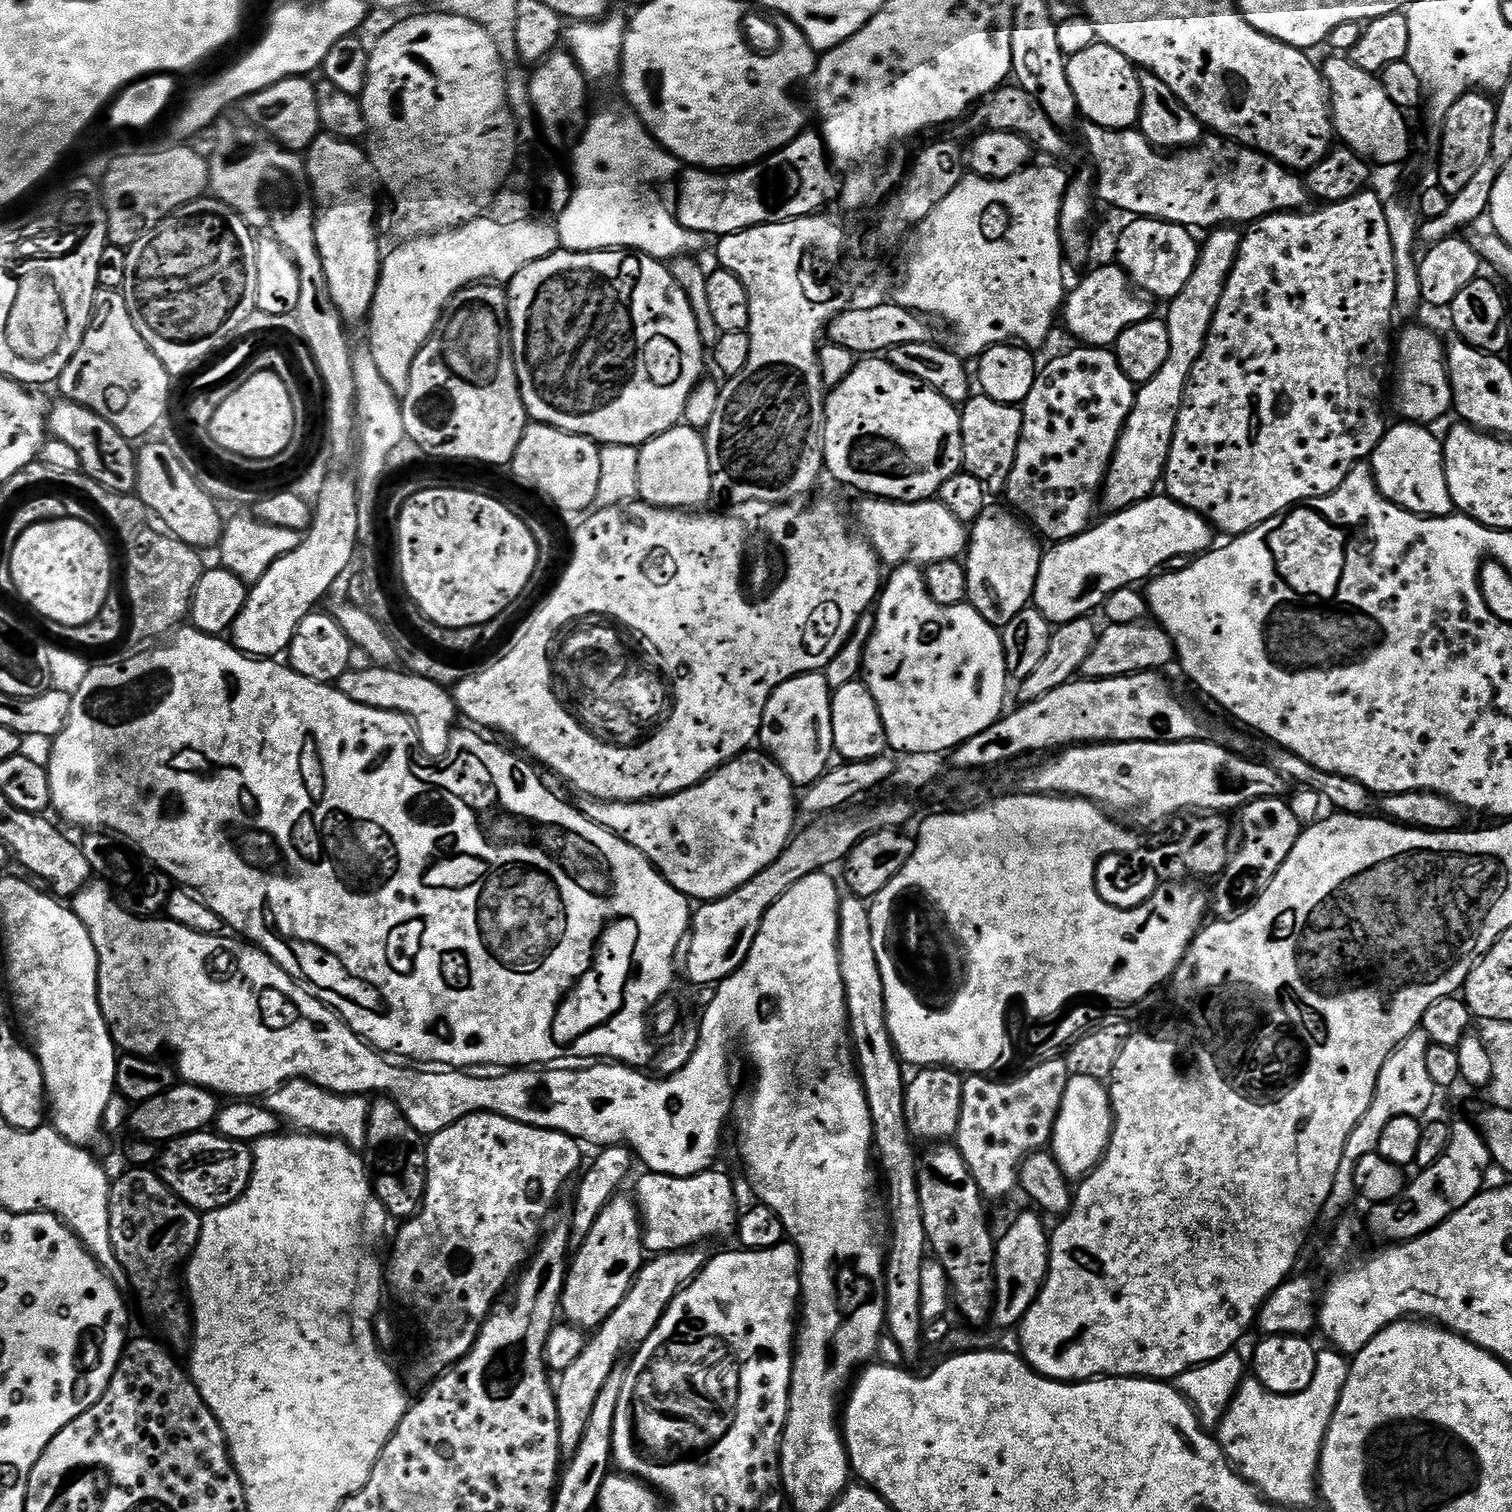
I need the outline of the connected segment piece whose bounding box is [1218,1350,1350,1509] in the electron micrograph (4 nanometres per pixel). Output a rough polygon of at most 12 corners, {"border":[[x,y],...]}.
{"border":[[1321,1351],[1298,1394],[1245,1379],[1218,1425],[1228,1463],[1284,1508],[1318,1500],[1348,1382]]}

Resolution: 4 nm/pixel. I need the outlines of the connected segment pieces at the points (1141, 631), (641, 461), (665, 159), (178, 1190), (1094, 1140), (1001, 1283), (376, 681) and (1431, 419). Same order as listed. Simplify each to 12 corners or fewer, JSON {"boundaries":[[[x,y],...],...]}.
{"boundaries":[[[1155,622],[1108,624],[1085,680],[1164,670],[1176,646]],[[677,426],[639,445],[638,496],[700,510],[714,496],[704,436]],[[631,107],[591,117],[565,252],[700,252],[655,184],[680,161]],[[205,1130],[167,1141],[158,1175],[197,1212],[230,1206],[251,1147]],[[1073,1076],[1050,1151],[1083,1178],[1112,1137],[1112,1100],[1099,1080]],[[1024,1212],[996,1240],[991,1319],[1015,1329],[1044,1289],[1049,1229]],[[396,666],[348,669],[350,702],[400,712],[443,757],[458,720],[447,687]],[[1428,328],[1394,344],[1396,408],[1435,425],[1452,408],[1446,344]]]}

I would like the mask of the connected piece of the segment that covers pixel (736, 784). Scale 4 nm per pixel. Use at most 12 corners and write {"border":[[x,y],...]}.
{"border":[[763,750],[657,800],[581,799],[692,902],[766,870],[798,792]]}

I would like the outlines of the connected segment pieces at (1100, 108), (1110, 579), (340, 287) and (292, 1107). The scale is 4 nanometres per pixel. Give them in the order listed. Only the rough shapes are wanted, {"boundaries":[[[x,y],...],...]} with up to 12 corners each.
{"boundaries":[[[1099,42],[1067,57],[1087,123],[1139,125],[1141,73]],[[1167,494],[1043,553],[1031,603],[1083,620],[1211,549],[1214,529]],[[321,134],[306,167],[316,245],[346,322],[367,321],[382,263],[374,173]],[[309,1080],[265,1097],[281,1121],[361,1149],[369,1101]]]}

